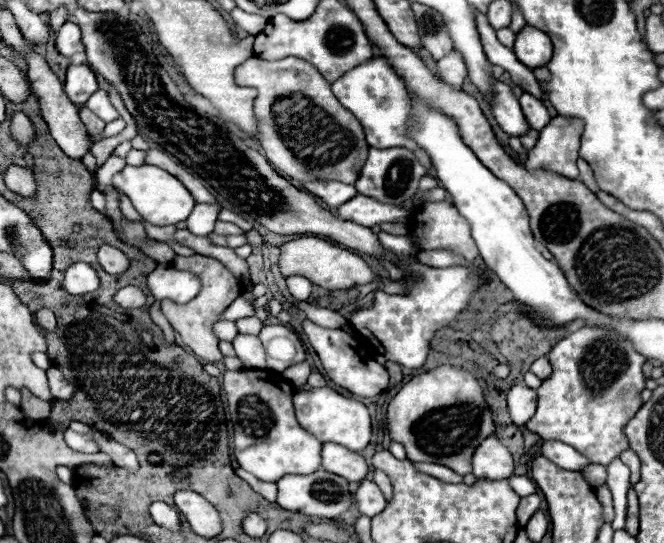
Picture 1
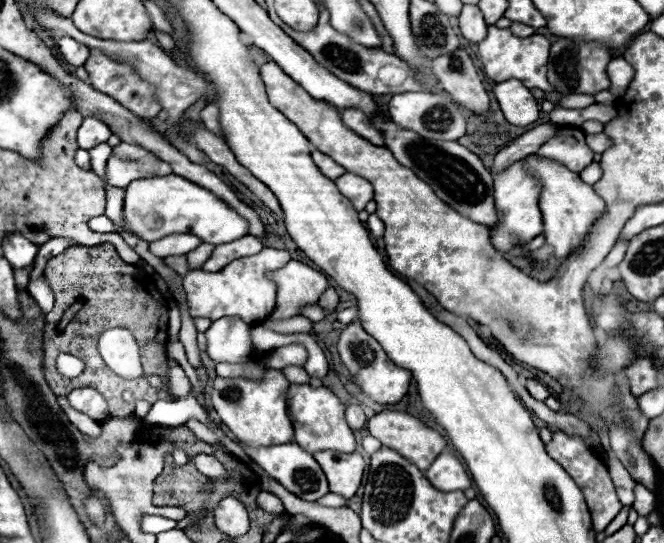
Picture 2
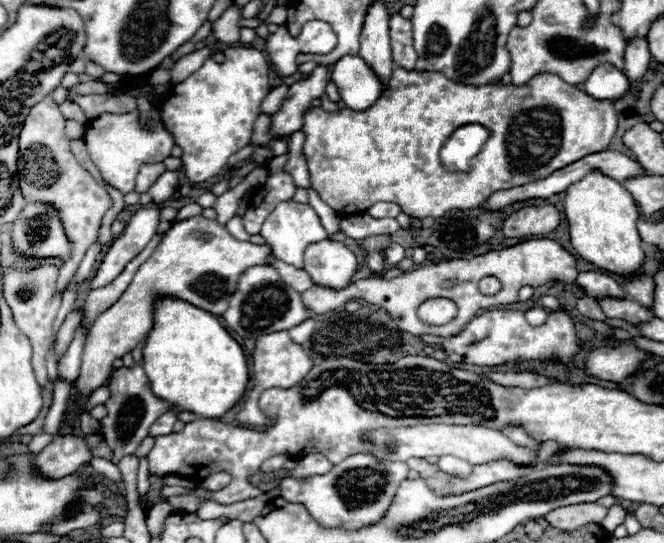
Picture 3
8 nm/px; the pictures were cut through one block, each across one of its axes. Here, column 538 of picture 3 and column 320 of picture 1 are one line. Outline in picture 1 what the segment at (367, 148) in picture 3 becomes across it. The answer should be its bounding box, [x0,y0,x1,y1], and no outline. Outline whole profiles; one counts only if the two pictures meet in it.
[234,56,368,184]

